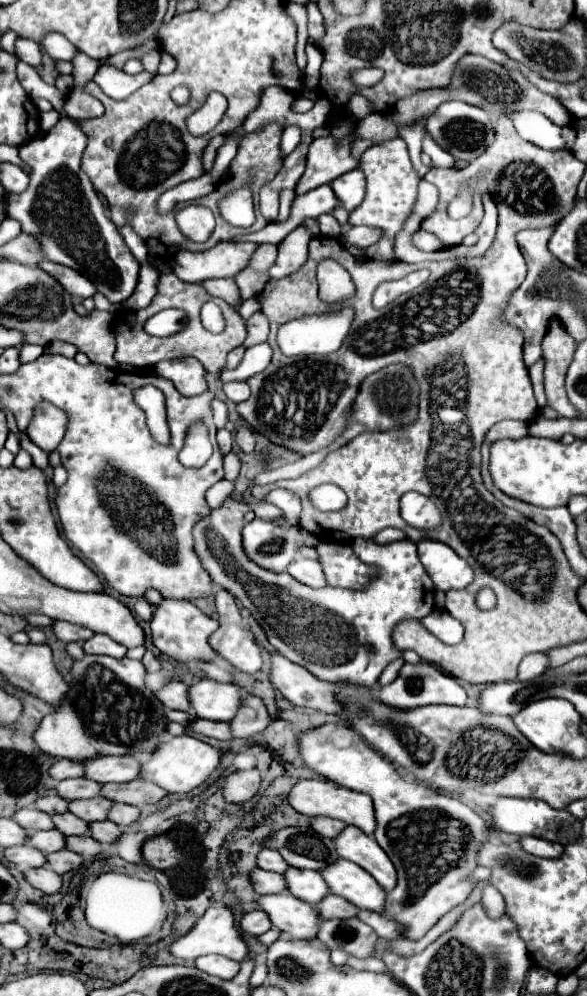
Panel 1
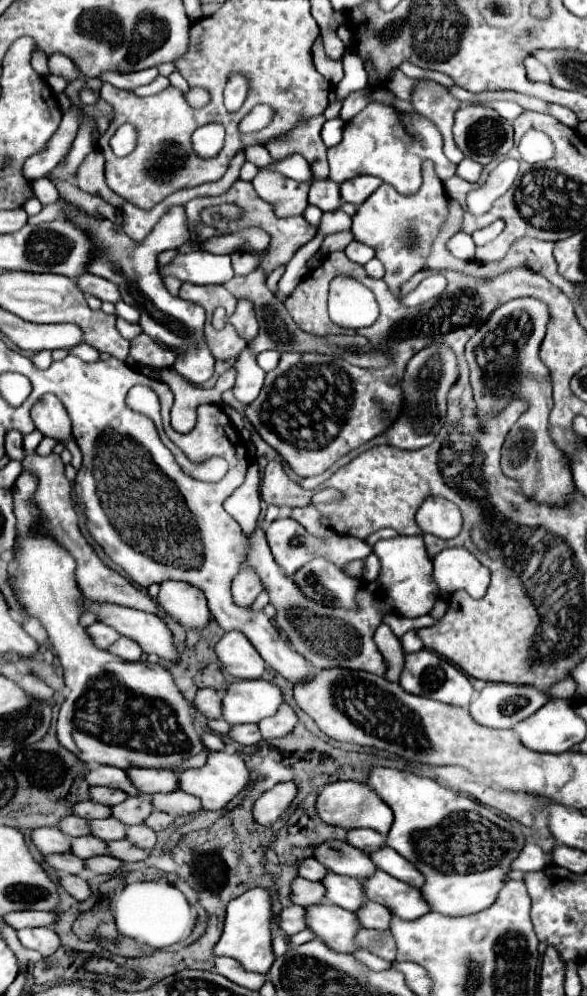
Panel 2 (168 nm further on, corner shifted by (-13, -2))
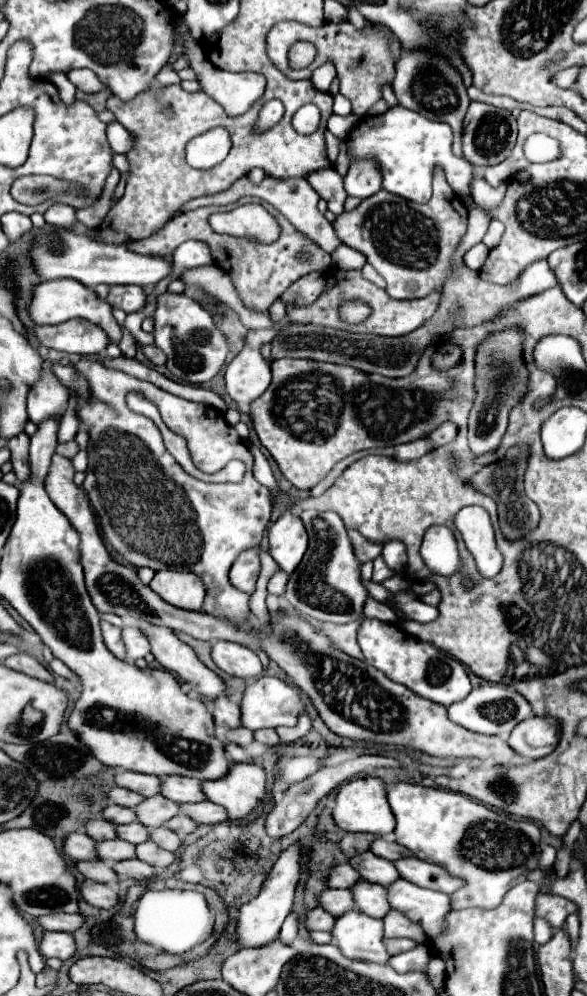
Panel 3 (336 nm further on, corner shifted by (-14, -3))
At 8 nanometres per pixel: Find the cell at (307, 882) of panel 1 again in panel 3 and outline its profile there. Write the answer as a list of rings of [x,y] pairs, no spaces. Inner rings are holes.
[[[358,882],[354,888],[350,888],[356,900],[356,908],[372,918],[384,918],[392,906],[386,902],[386,888],[372,882]]]

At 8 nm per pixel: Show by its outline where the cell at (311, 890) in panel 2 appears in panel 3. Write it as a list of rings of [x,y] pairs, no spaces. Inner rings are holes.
[[[324,890],[320,896],[320,906],[336,916],[356,910],[350,890]]]

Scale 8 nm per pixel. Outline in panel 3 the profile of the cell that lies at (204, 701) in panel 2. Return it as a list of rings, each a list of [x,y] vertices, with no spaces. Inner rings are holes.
[[[220,696],[214,700],[214,722],[216,726],[224,726],[228,730],[240,728],[240,704],[232,702],[228,696]]]

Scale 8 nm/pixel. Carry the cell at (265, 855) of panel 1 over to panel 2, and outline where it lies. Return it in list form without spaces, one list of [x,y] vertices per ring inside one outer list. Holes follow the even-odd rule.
[[[309,857],[309,859],[301,861],[297,873],[299,873],[299,877],[309,879],[309,881],[321,881],[327,875],[327,869],[319,861],[313,861],[313,857]]]

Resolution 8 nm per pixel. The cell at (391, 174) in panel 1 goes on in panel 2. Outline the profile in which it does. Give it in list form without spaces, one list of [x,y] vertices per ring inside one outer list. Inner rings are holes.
[[[433,163],[423,165],[423,185],[415,195],[403,197],[391,185],[383,183],[373,197],[369,197],[353,217],[353,235],[357,241],[367,243],[375,249],[377,259],[385,265],[383,281],[397,295],[399,287],[417,271],[425,269],[425,259],[429,255],[431,243],[445,221],[447,215],[447,195],[441,179],[433,171]]]

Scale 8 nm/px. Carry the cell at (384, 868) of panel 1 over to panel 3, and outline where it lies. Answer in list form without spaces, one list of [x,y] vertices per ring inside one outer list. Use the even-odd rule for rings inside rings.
[[[402,858],[402,860],[396,860],[394,864],[402,878],[410,880],[412,884],[418,884],[420,888],[430,888],[430,890],[438,890],[444,894],[452,894],[454,890],[464,886],[464,882],[448,874],[446,868],[430,864],[430,862],[422,862],[418,858]]]

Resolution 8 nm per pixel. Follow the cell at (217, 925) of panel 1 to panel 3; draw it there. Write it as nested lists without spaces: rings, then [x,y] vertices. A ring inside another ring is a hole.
[[[292,844],[288,846],[278,862],[274,864],[272,872],[268,874],[268,878],[262,884],[262,890],[256,898],[252,898],[248,904],[244,904],[240,908],[240,916],[238,916],[238,940],[242,946],[246,948],[256,948],[256,946],[264,946],[268,942],[272,942],[278,932],[280,926],[284,922],[284,918],[292,912],[292,904],[294,904],[294,892],[298,888],[300,882],[300,864],[302,864],[302,856],[308,852],[308,848],[304,844]]]

